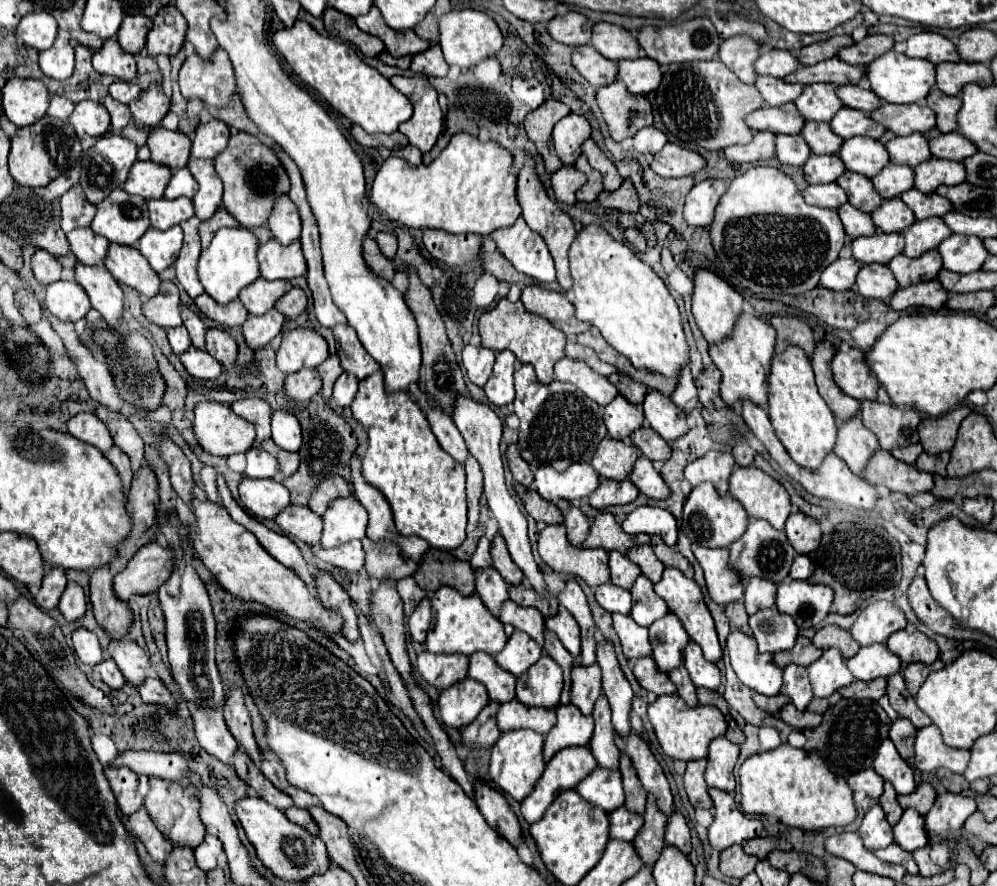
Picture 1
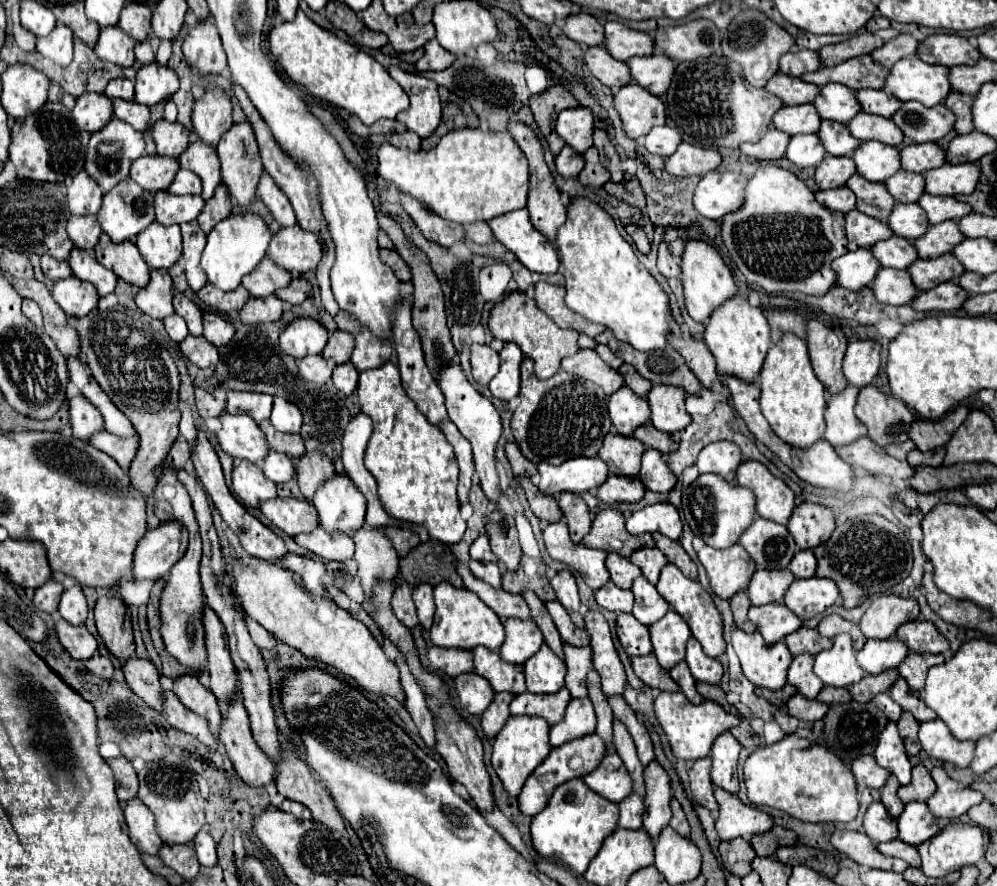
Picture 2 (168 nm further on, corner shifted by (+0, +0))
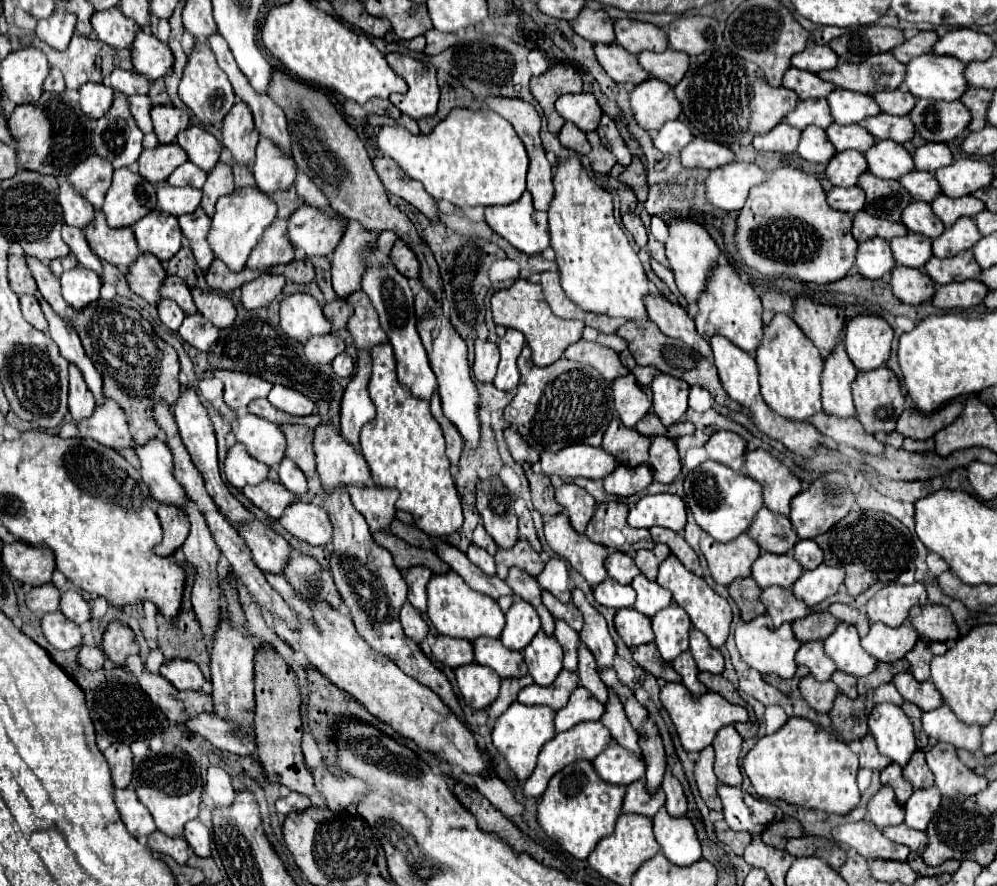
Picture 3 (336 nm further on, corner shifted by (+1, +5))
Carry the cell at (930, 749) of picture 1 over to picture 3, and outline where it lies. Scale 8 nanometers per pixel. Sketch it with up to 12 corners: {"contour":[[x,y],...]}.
{"contour":[[947,705],[923,713],[929,739],[977,751],[981,727],[959,721]]}

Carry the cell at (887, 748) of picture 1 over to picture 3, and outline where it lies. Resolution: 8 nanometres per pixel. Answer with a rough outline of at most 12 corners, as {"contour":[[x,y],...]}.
{"contour":[[879,703],[869,731],[881,753],[901,767],[917,749],[911,721]]}

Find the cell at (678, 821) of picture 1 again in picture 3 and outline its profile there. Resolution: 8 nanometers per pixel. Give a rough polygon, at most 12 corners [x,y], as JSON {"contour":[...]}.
{"contour":[[665,771],[661,789],[665,809],[673,817],[685,815],[687,799],[679,779]]}

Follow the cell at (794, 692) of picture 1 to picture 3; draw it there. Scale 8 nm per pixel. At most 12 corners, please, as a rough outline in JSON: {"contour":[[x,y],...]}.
{"contour":[[823,641],[803,643],[795,661],[809,667],[817,681],[837,669]]}

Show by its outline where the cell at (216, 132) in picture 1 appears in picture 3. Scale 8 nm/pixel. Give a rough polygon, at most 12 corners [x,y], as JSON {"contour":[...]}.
{"contour":[[207,41],[187,57],[179,97],[203,125],[219,127],[233,87]]}

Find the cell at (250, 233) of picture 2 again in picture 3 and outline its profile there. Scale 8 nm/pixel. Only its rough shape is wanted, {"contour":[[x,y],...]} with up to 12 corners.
{"contour":[[257,187],[219,197],[209,241],[241,271],[277,203]]}

